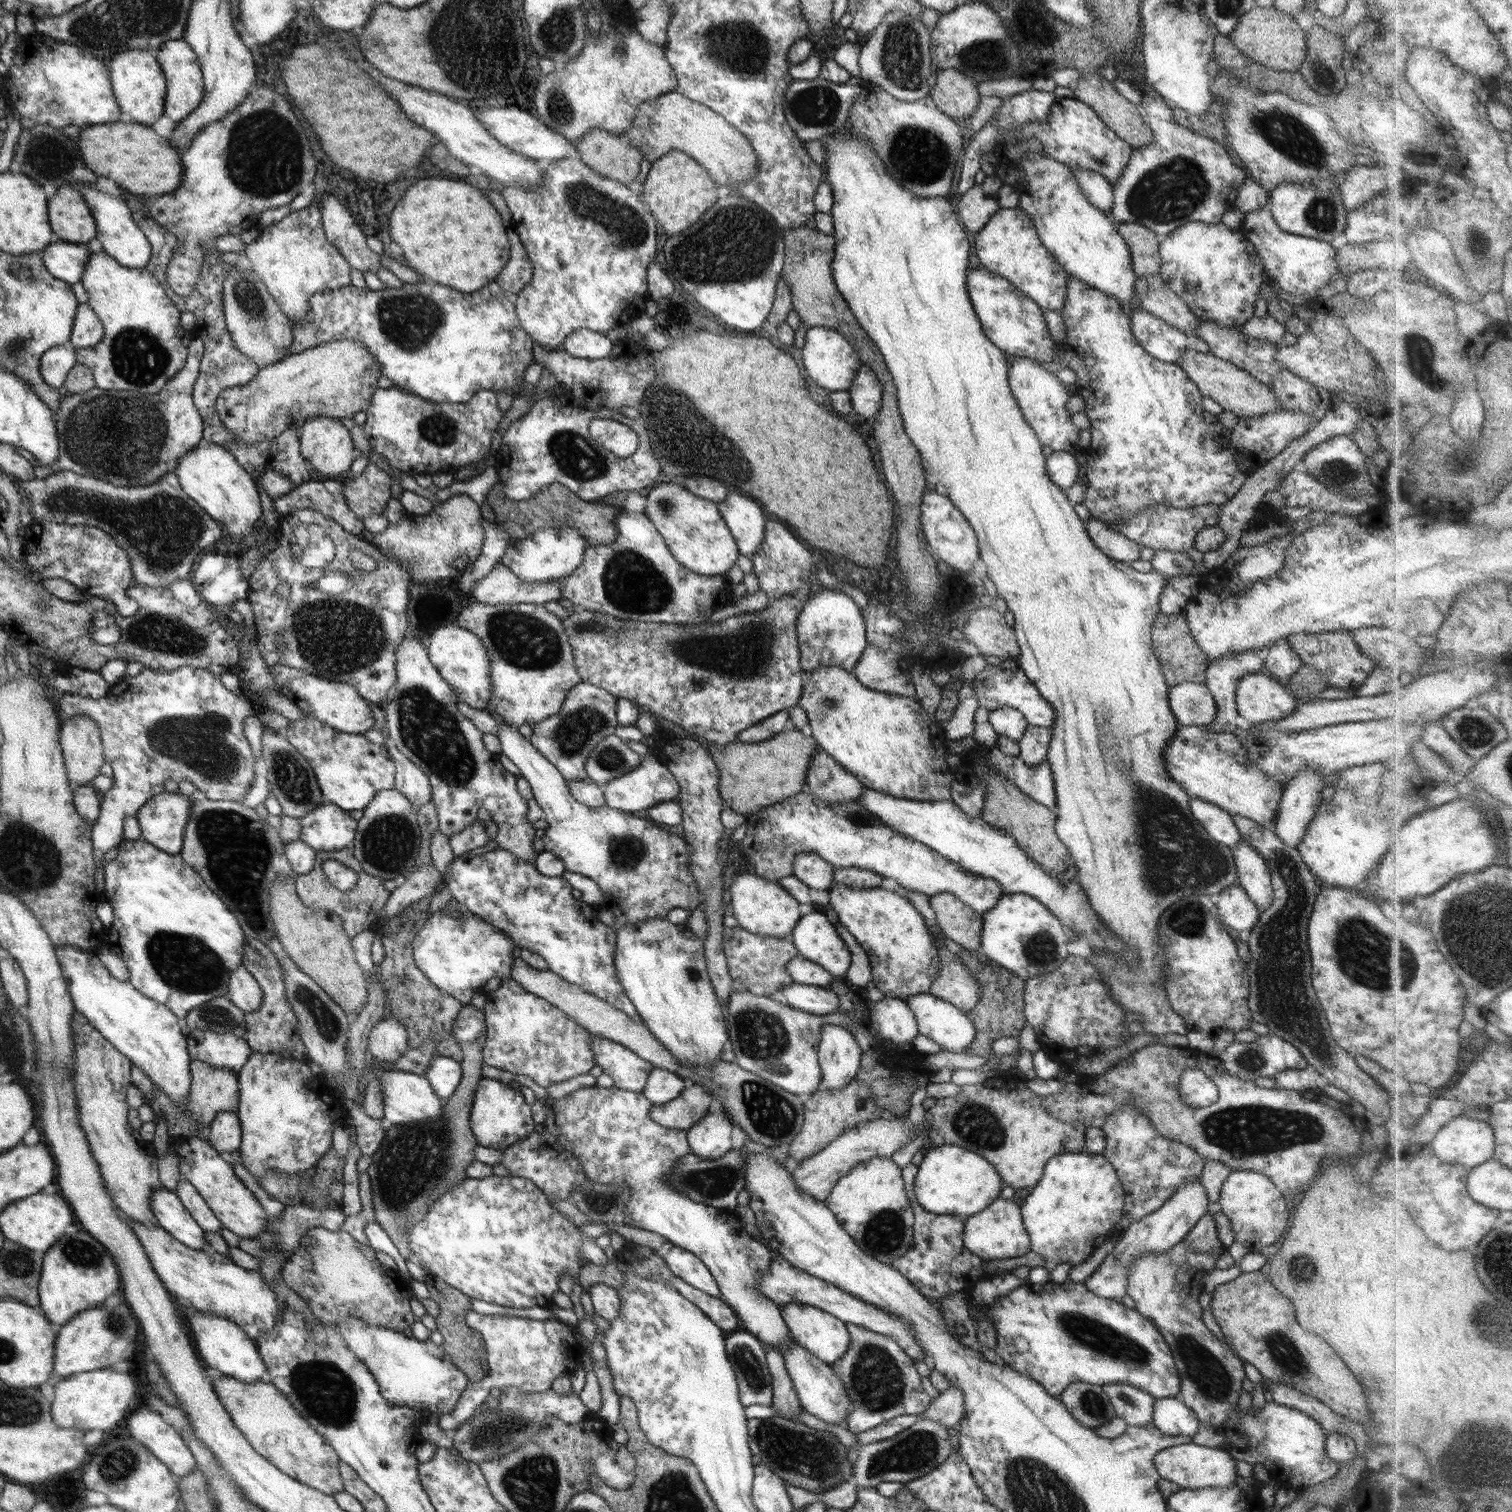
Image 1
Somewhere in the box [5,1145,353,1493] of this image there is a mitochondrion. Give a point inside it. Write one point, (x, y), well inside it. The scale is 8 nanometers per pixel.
(118, 1468)

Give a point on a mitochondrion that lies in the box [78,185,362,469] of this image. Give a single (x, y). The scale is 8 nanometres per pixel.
(139, 358)

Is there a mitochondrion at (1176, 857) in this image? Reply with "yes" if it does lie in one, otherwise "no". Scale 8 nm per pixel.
yes

